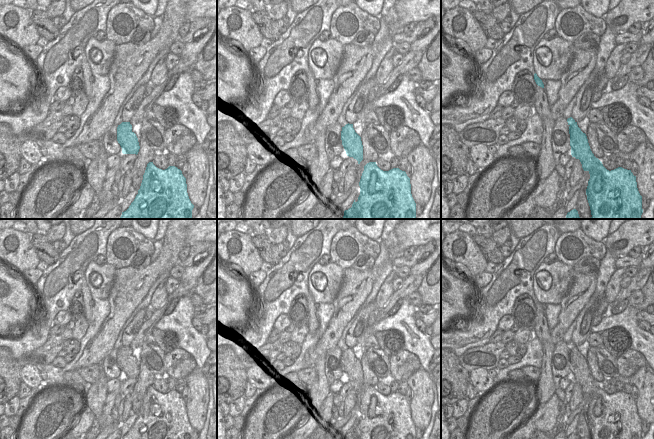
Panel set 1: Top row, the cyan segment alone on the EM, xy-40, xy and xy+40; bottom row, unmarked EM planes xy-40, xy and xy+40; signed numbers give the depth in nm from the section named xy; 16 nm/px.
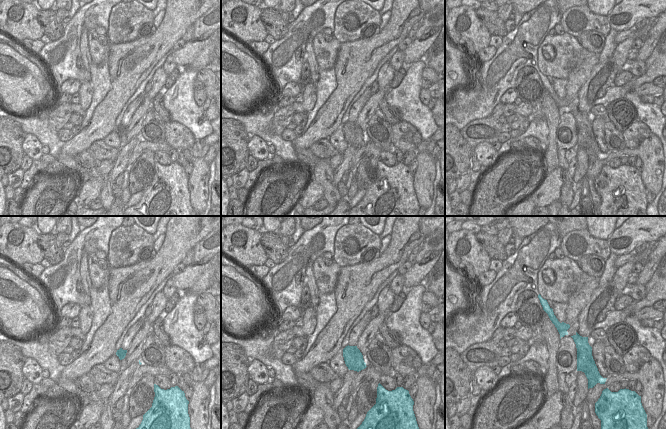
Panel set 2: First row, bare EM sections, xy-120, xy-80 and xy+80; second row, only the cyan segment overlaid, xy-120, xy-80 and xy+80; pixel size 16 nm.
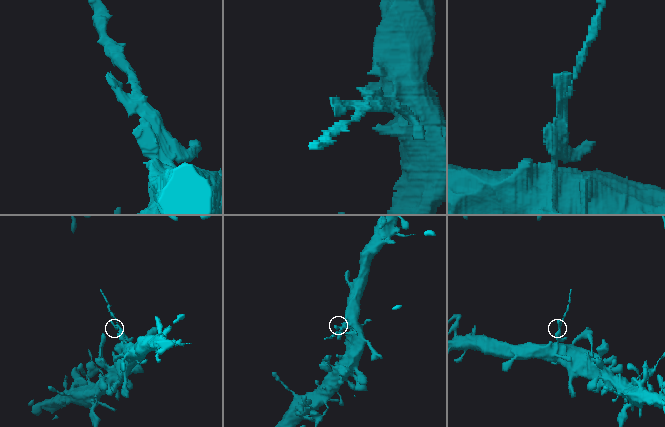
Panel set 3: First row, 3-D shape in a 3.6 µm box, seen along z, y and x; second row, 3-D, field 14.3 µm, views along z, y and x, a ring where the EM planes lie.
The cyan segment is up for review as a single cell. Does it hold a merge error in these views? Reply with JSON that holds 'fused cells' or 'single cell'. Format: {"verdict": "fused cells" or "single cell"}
{"verdict": "fused cells"}

